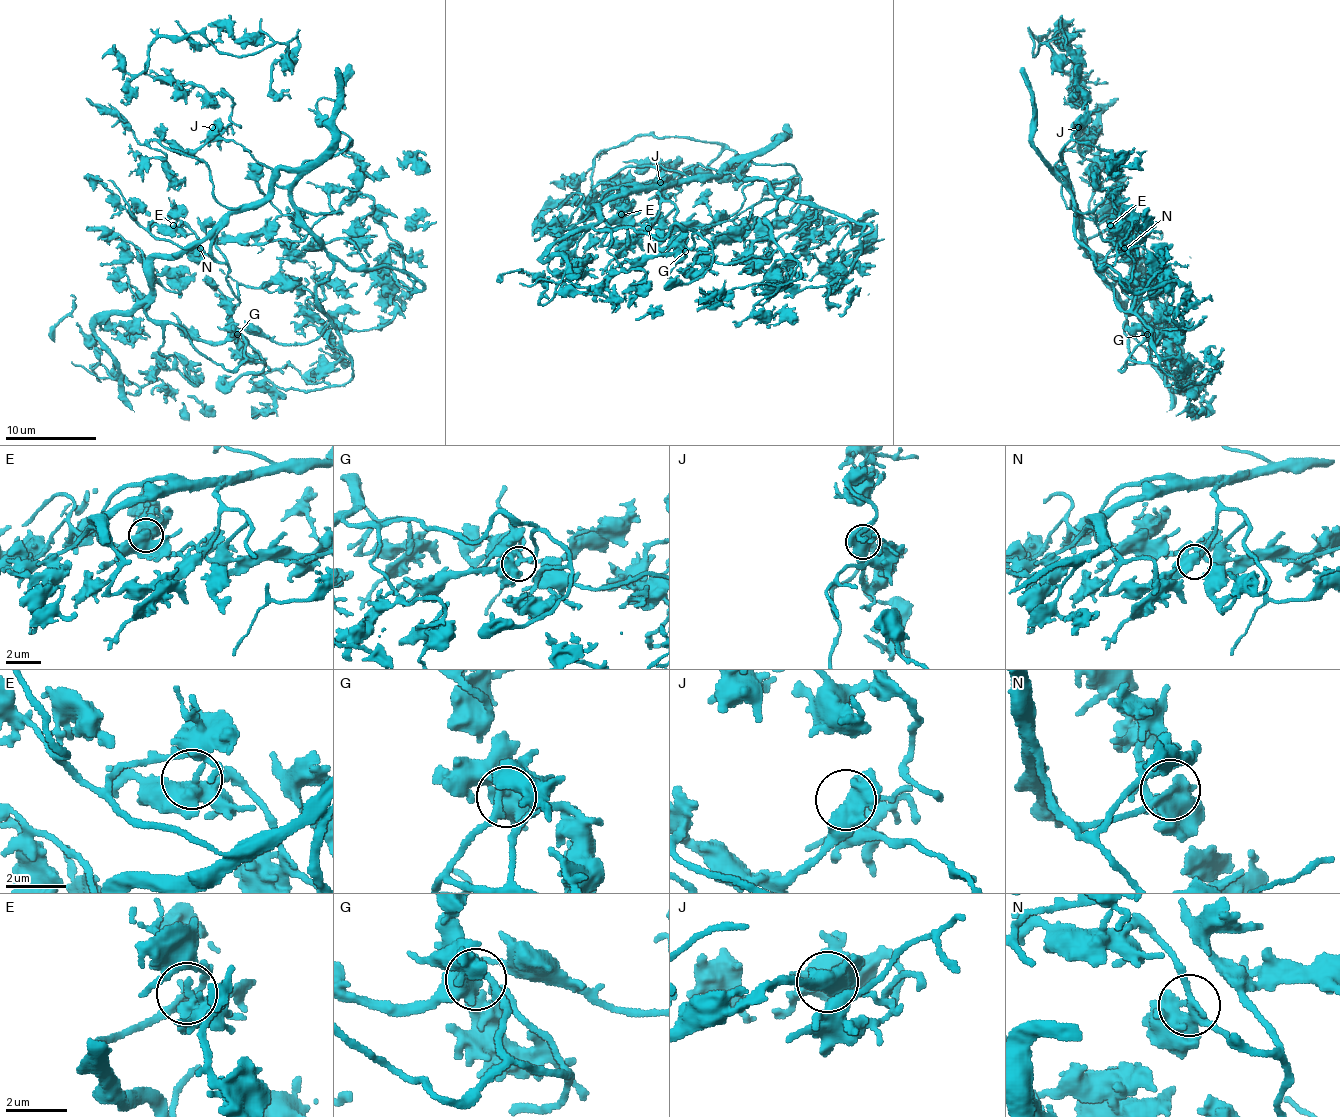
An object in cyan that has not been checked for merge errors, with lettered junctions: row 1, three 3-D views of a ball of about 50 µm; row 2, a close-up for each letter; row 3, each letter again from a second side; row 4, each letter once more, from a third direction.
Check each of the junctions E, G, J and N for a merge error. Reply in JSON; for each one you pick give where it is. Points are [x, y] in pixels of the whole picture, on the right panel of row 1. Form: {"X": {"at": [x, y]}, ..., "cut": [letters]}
{"cut": []}

